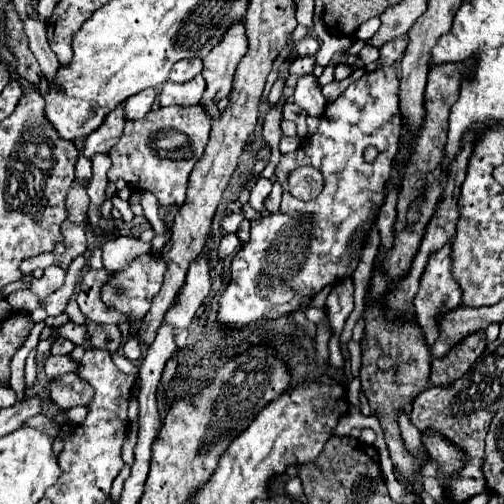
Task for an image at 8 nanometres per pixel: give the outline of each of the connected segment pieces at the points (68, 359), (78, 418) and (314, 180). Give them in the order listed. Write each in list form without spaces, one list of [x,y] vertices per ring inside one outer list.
[[[48,356],[44,364],[44,371],[48,380],[54,380],[56,376],[68,374],[68,372],[78,372],[80,362],[74,360],[72,356]]]
[[[76,406],[68,409],[66,412],[67,422],[72,424],[81,424],[86,418],[88,408],[86,406]]]
[[[296,168],[290,174],[290,192],[298,200],[314,200],[322,192],[322,176],[314,168]]]

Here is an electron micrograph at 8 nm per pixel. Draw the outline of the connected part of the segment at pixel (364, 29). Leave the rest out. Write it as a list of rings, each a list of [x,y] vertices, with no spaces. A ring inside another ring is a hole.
[[[370,18],[370,20],[366,20],[360,28],[358,28],[358,32],[356,32],[356,38],[358,40],[368,40],[370,36],[374,36],[374,32],[380,28],[380,20],[378,18]]]

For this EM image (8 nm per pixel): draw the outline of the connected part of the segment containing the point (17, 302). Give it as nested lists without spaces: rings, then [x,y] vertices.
[[[16,290],[6,300],[12,308],[22,308],[22,310],[28,310],[28,312],[34,312],[40,306],[38,298],[28,290]]]

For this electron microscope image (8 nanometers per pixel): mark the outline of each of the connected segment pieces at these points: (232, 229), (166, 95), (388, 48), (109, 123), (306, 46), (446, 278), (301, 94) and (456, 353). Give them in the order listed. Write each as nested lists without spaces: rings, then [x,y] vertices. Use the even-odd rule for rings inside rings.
[[[244,213],[228,214],[221,222],[223,236],[229,233],[236,233],[239,225],[245,219]]]
[[[198,74],[194,76],[194,80],[186,82],[186,84],[170,84],[166,82],[162,88],[160,88],[160,106],[172,106],[172,104],[178,104],[178,106],[196,106],[202,98],[202,92],[206,88],[206,82],[204,78]]]
[[[406,36],[392,40],[384,48],[380,48],[380,66],[392,66],[402,56],[404,48],[406,48]]]
[[[118,104],[114,108],[114,112],[110,112],[104,122],[100,124],[100,128],[96,128],[88,138],[86,138],[86,148],[84,148],[84,154],[88,158],[92,158],[92,154],[96,152],[108,152],[116,142],[118,138],[122,136],[122,128],[124,128],[124,106]]]
[[[306,36],[304,40],[300,40],[296,44],[296,50],[300,52],[300,56],[314,56],[318,52],[318,48],[320,48],[320,44],[314,36]]]
[[[446,244],[442,250],[432,254],[432,260],[428,260],[414,300],[418,324],[426,330],[428,344],[438,336],[438,316],[454,310],[460,304],[460,296],[462,290],[450,272],[450,244]]]
[[[314,76],[300,78],[294,90],[294,102],[308,114],[318,116],[326,108],[326,98],[322,96],[320,88],[314,88]]]
[[[484,332],[464,338],[456,348],[450,350],[450,354],[432,360],[430,382],[440,388],[450,388],[450,384],[454,384],[460,376],[464,376],[470,370],[470,366],[484,352],[484,348],[486,348]]]

